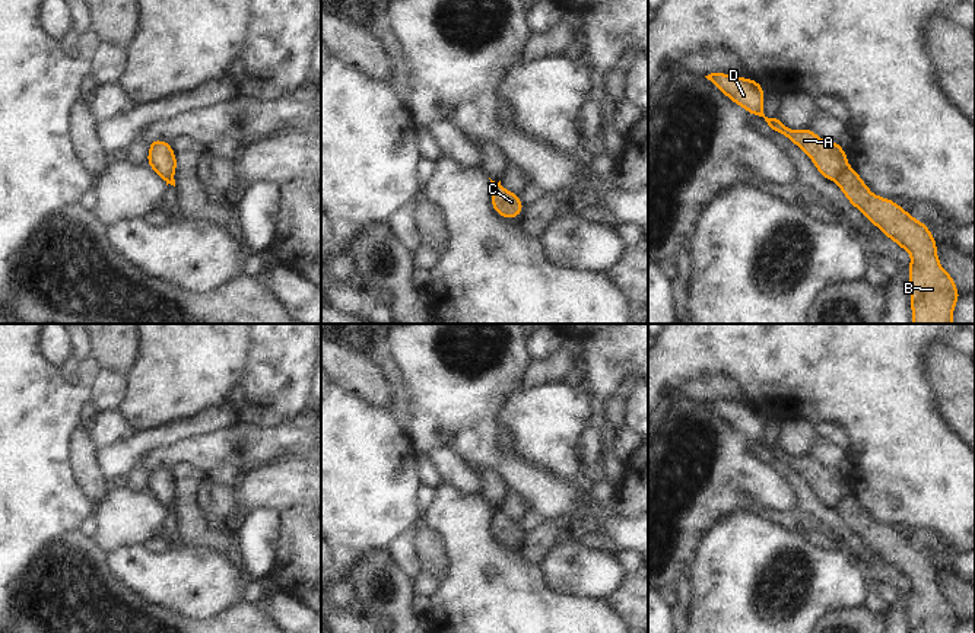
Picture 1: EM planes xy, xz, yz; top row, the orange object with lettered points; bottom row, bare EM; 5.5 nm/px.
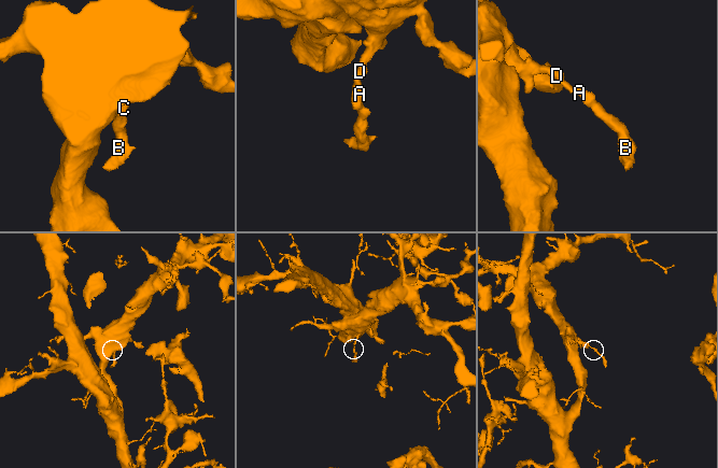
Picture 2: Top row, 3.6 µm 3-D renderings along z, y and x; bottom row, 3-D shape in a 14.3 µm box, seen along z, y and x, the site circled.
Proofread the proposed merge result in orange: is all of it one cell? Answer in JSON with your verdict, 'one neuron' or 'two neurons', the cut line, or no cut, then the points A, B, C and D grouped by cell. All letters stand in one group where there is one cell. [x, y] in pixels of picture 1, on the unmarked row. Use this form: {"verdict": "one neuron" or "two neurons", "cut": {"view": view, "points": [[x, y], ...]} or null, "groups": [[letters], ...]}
{"verdict": "two neurons", "cut": {"view": "yz", "points": [[848, 493], [835, 508]]}, "groups": [["A", "D"], ["B", "C"]]}

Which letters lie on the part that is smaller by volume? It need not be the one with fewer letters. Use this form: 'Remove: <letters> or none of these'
Remove: B, C.

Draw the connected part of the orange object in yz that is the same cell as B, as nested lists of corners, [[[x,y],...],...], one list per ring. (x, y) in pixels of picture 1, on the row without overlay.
[[[854,494],[844,496],[836,510],[854,534],[909,579],[911,633],[956,633],[960,621],[939,588],[936,566],[928,554],[898,529],[873,521]]]

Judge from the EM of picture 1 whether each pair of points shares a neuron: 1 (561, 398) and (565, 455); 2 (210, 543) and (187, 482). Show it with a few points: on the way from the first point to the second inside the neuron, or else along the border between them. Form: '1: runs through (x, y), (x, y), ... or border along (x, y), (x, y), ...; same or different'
1: runs through (561, 413), (561, 441); same
2: runs through (196, 528), (190, 522), (187, 512), (187, 496); same

